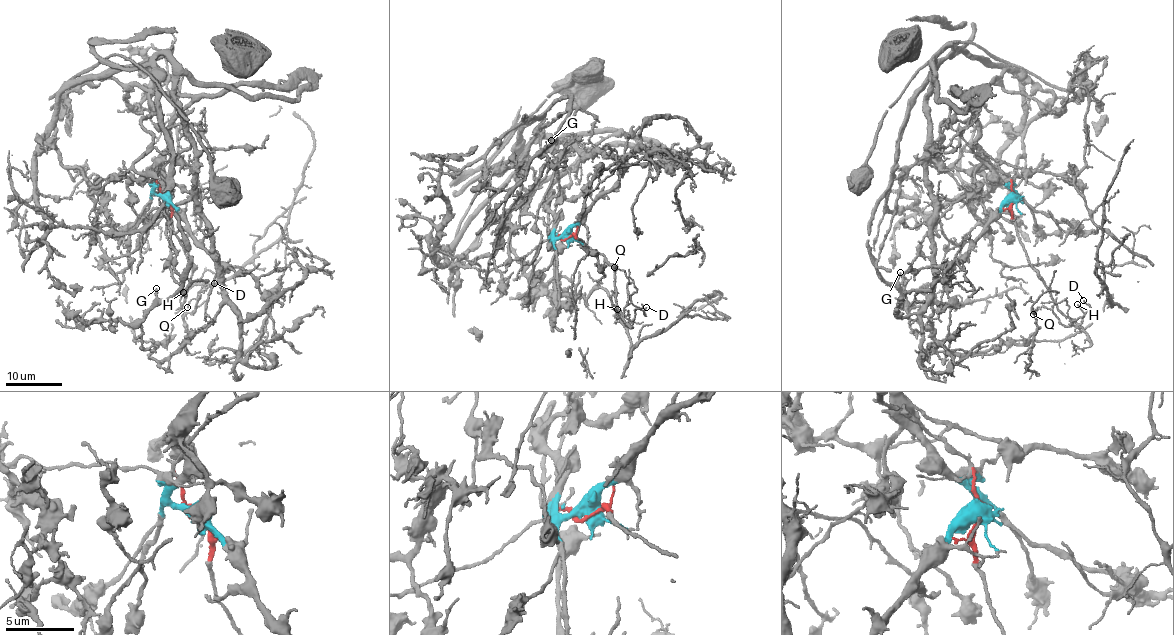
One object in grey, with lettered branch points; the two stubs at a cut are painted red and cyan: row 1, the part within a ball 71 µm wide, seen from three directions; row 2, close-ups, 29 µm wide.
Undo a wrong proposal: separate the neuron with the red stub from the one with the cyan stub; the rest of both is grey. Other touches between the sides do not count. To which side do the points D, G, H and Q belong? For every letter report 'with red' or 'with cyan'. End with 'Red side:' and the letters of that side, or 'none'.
D: with red
G: with cyan
H: with red
Q: with red
Red side: D, H, Q

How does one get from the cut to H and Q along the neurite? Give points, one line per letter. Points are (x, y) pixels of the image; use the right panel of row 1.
H: (1014, 199), (1011, 221), (1032, 268), (1062, 313), (1081, 323), (1083, 311), (1077, 305)
Q: (1014, 199), (1011, 221), (1032, 268), (1056, 307), (1077, 323), (1064, 326), (1051, 310), (1038, 306), (1033, 314)

